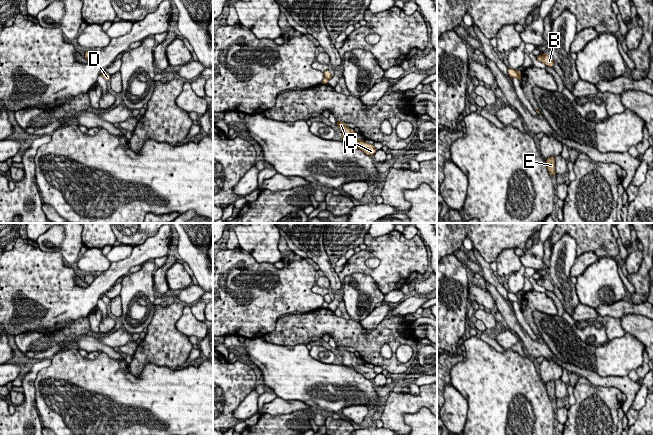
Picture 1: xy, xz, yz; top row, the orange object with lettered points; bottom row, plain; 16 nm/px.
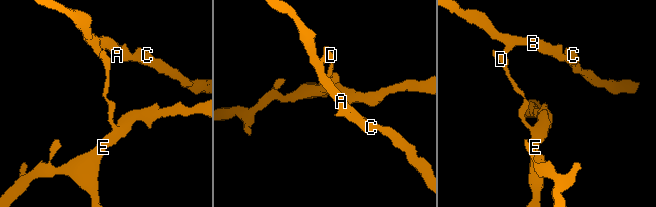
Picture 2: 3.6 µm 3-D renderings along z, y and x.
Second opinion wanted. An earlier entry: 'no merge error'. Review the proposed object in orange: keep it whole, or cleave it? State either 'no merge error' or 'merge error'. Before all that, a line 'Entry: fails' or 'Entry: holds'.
Entry: fails
merge error

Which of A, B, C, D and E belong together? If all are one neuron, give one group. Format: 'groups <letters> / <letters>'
groups A B C / D E

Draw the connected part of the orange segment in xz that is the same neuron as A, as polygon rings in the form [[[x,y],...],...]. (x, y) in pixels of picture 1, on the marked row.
[[[337,121],[336,123],[336,125],[338,125],[339,128],[342,130],[343,141],[354,144],[358,149],[369,156],[372,156],[377,152],[373,144],[368,144],[364,140],[359,140],[357,138],[357,133],[348,128],[345,124],[346,123],[343,121]]]

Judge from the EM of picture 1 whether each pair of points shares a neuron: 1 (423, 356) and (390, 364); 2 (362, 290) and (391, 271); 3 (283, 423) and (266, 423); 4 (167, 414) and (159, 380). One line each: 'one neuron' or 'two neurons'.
1: two neurons
2: two neurons
3: one neuron
4: one neuron

